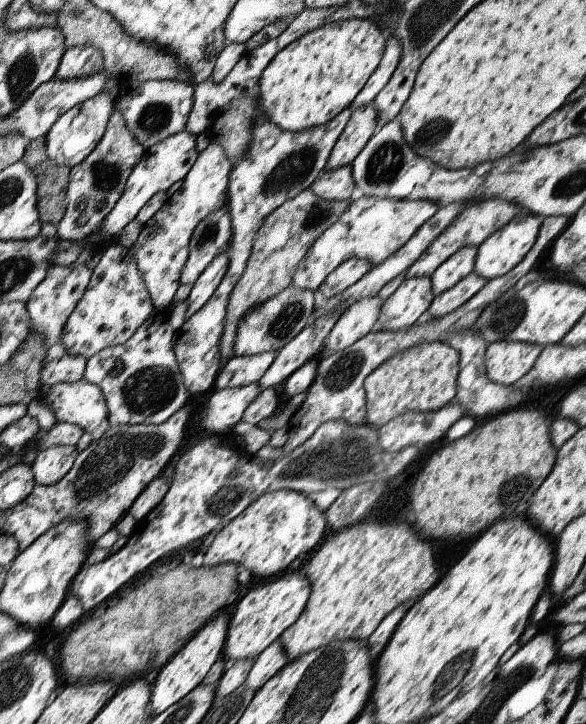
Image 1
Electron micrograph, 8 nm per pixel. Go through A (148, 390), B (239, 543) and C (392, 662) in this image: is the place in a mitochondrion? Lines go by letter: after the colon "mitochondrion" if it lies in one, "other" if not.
A: mitochondrion
B: other
C: other

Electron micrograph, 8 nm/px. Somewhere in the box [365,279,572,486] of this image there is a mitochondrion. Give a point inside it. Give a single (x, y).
(504, 318)

